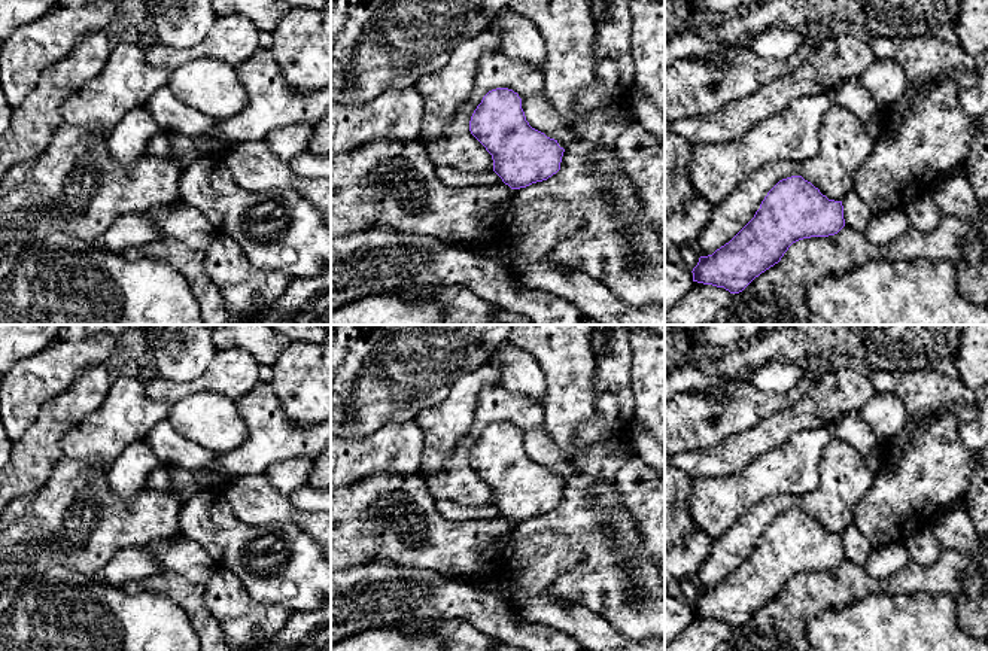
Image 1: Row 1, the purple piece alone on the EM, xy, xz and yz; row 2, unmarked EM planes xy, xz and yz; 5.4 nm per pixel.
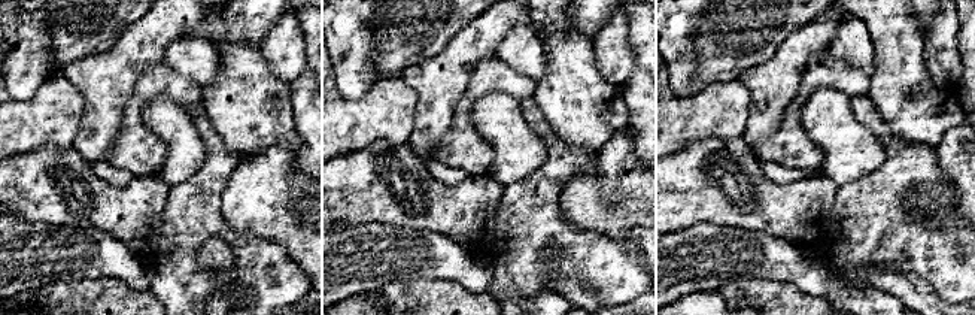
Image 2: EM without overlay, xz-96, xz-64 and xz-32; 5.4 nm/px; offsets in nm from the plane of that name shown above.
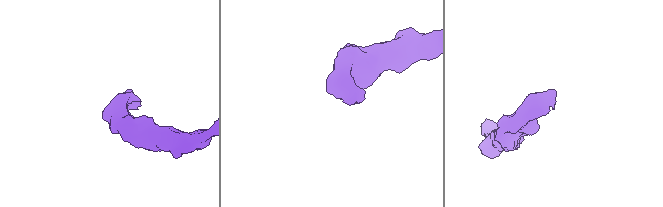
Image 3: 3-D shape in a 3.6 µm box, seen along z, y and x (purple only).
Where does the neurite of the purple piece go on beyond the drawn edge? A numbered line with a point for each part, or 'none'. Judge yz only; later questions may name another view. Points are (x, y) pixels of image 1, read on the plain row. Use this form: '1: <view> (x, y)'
none

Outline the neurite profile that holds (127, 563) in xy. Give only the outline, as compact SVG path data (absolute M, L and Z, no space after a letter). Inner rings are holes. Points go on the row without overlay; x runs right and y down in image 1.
M121 548L101 571L101 578L121 587L130 579L142 579L165 571L155 556L145 548Z

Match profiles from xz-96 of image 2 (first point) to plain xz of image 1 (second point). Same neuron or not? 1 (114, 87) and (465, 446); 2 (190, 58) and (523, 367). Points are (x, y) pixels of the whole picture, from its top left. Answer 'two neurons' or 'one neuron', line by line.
1: two neurons
2: one neuron

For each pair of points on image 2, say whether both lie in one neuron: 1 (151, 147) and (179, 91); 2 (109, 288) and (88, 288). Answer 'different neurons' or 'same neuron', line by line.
1: same neuron
2: same neuron

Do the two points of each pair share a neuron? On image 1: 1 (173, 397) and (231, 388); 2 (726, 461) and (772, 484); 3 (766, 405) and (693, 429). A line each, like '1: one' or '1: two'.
1: one
2: two
3: one

